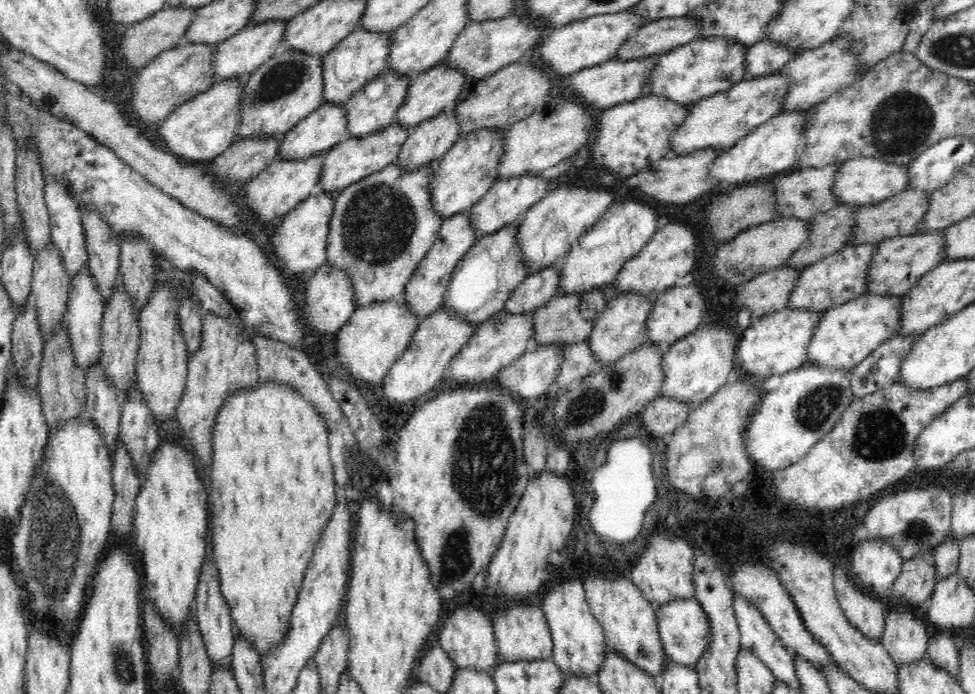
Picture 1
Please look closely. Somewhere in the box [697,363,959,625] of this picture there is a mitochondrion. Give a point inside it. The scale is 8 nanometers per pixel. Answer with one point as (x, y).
(880, 434)

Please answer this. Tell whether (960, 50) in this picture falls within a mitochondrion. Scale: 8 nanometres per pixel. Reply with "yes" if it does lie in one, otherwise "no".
yes

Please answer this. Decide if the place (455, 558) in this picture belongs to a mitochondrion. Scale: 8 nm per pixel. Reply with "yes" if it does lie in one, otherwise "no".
yes

